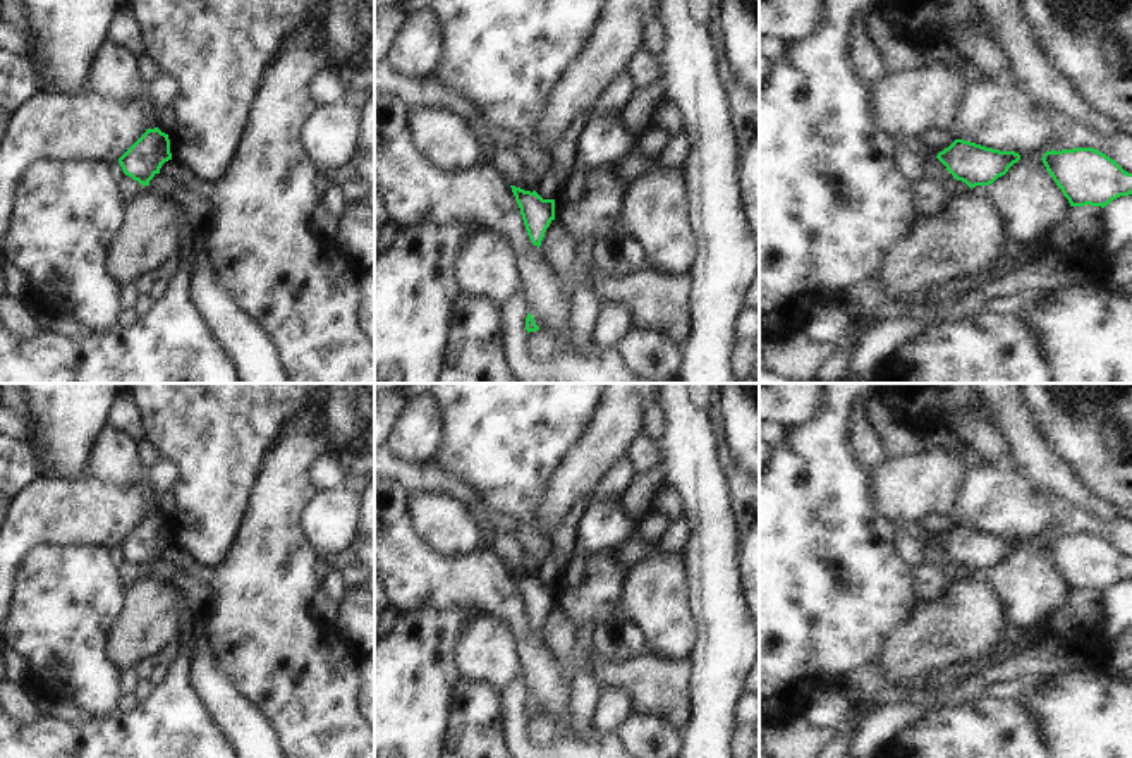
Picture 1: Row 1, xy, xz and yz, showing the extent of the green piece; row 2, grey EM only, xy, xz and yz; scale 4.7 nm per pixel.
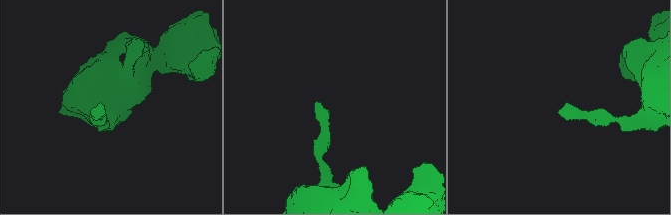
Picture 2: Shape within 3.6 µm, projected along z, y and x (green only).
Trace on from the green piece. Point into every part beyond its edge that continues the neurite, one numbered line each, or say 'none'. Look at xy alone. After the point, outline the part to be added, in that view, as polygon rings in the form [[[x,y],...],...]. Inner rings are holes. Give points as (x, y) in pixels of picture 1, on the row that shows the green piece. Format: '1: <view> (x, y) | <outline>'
none

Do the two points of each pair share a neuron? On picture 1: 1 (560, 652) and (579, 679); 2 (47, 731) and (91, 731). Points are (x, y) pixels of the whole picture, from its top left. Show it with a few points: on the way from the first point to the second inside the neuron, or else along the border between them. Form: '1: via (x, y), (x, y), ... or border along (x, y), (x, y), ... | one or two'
1: border along (581, 657), (569, 684) | two
2: via (57, 733), (81, 733) | one

